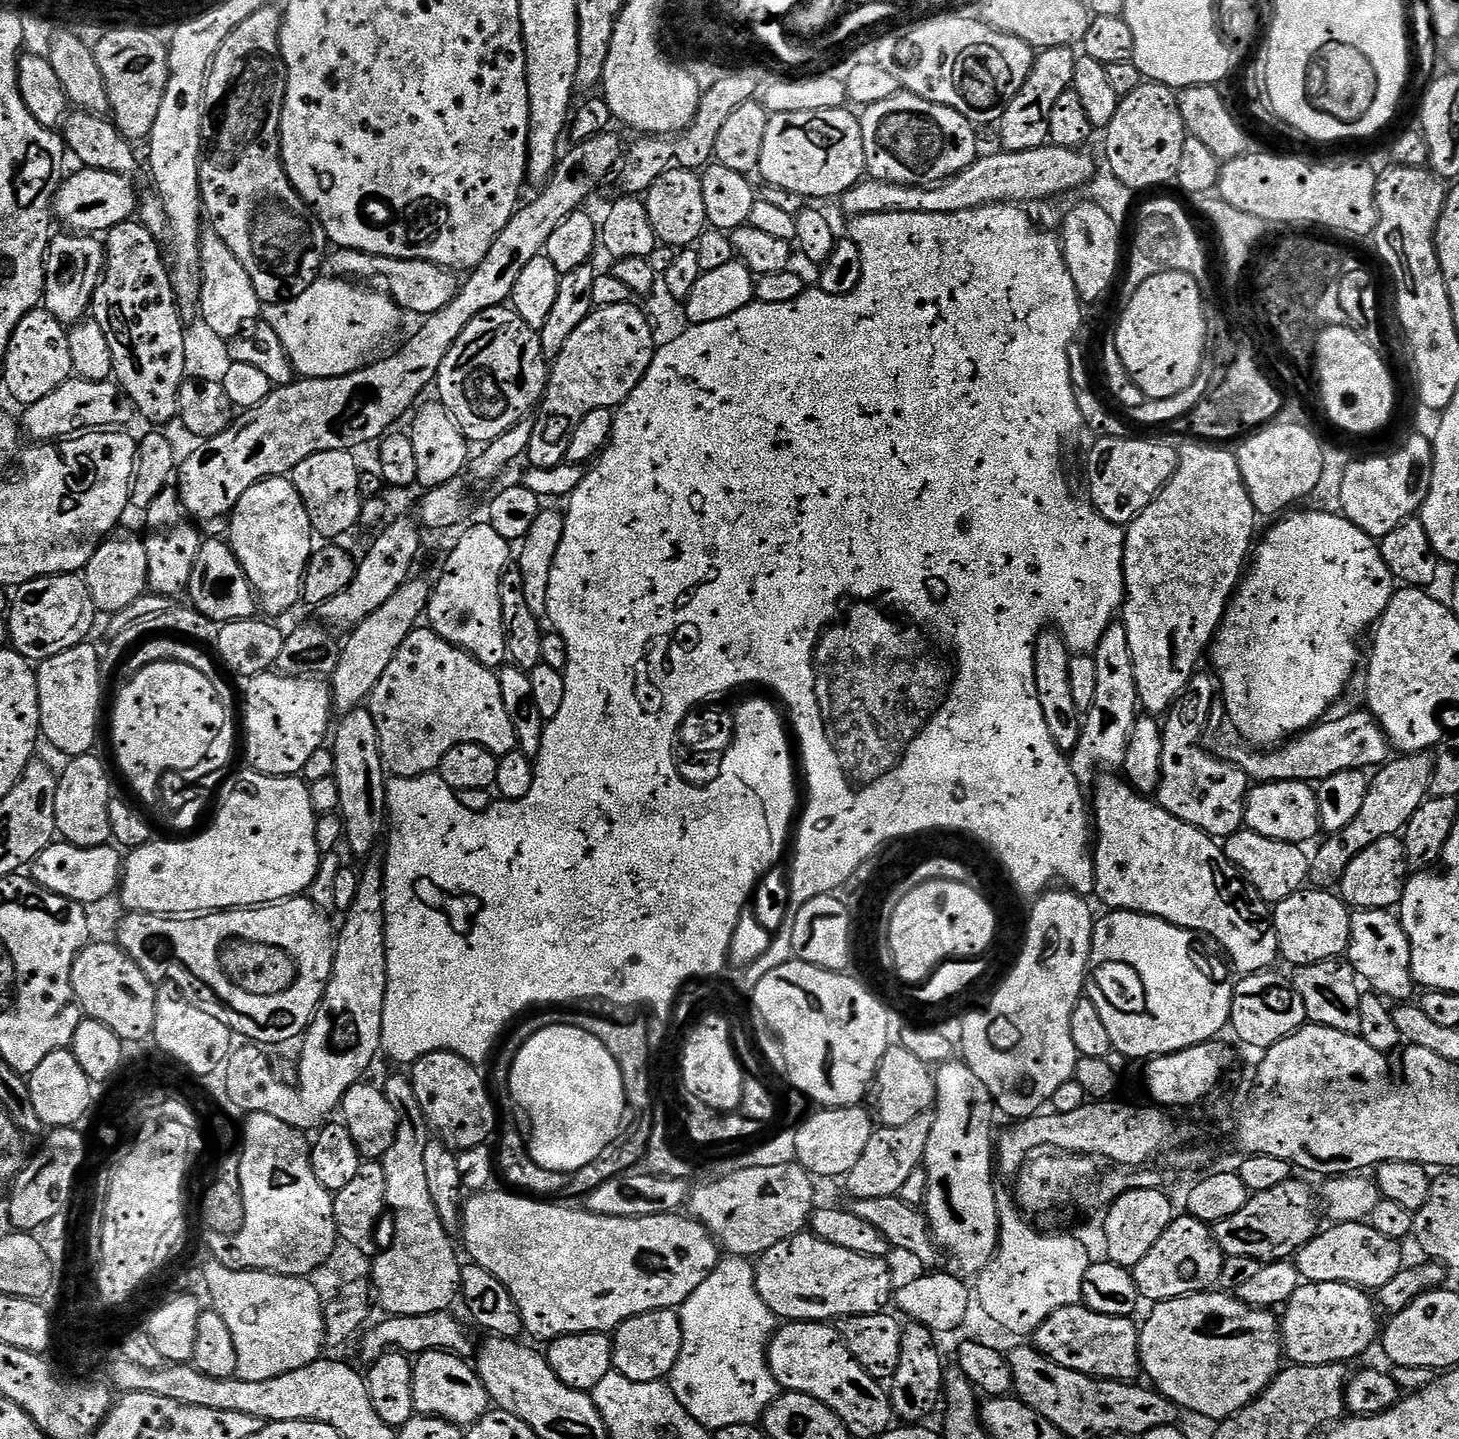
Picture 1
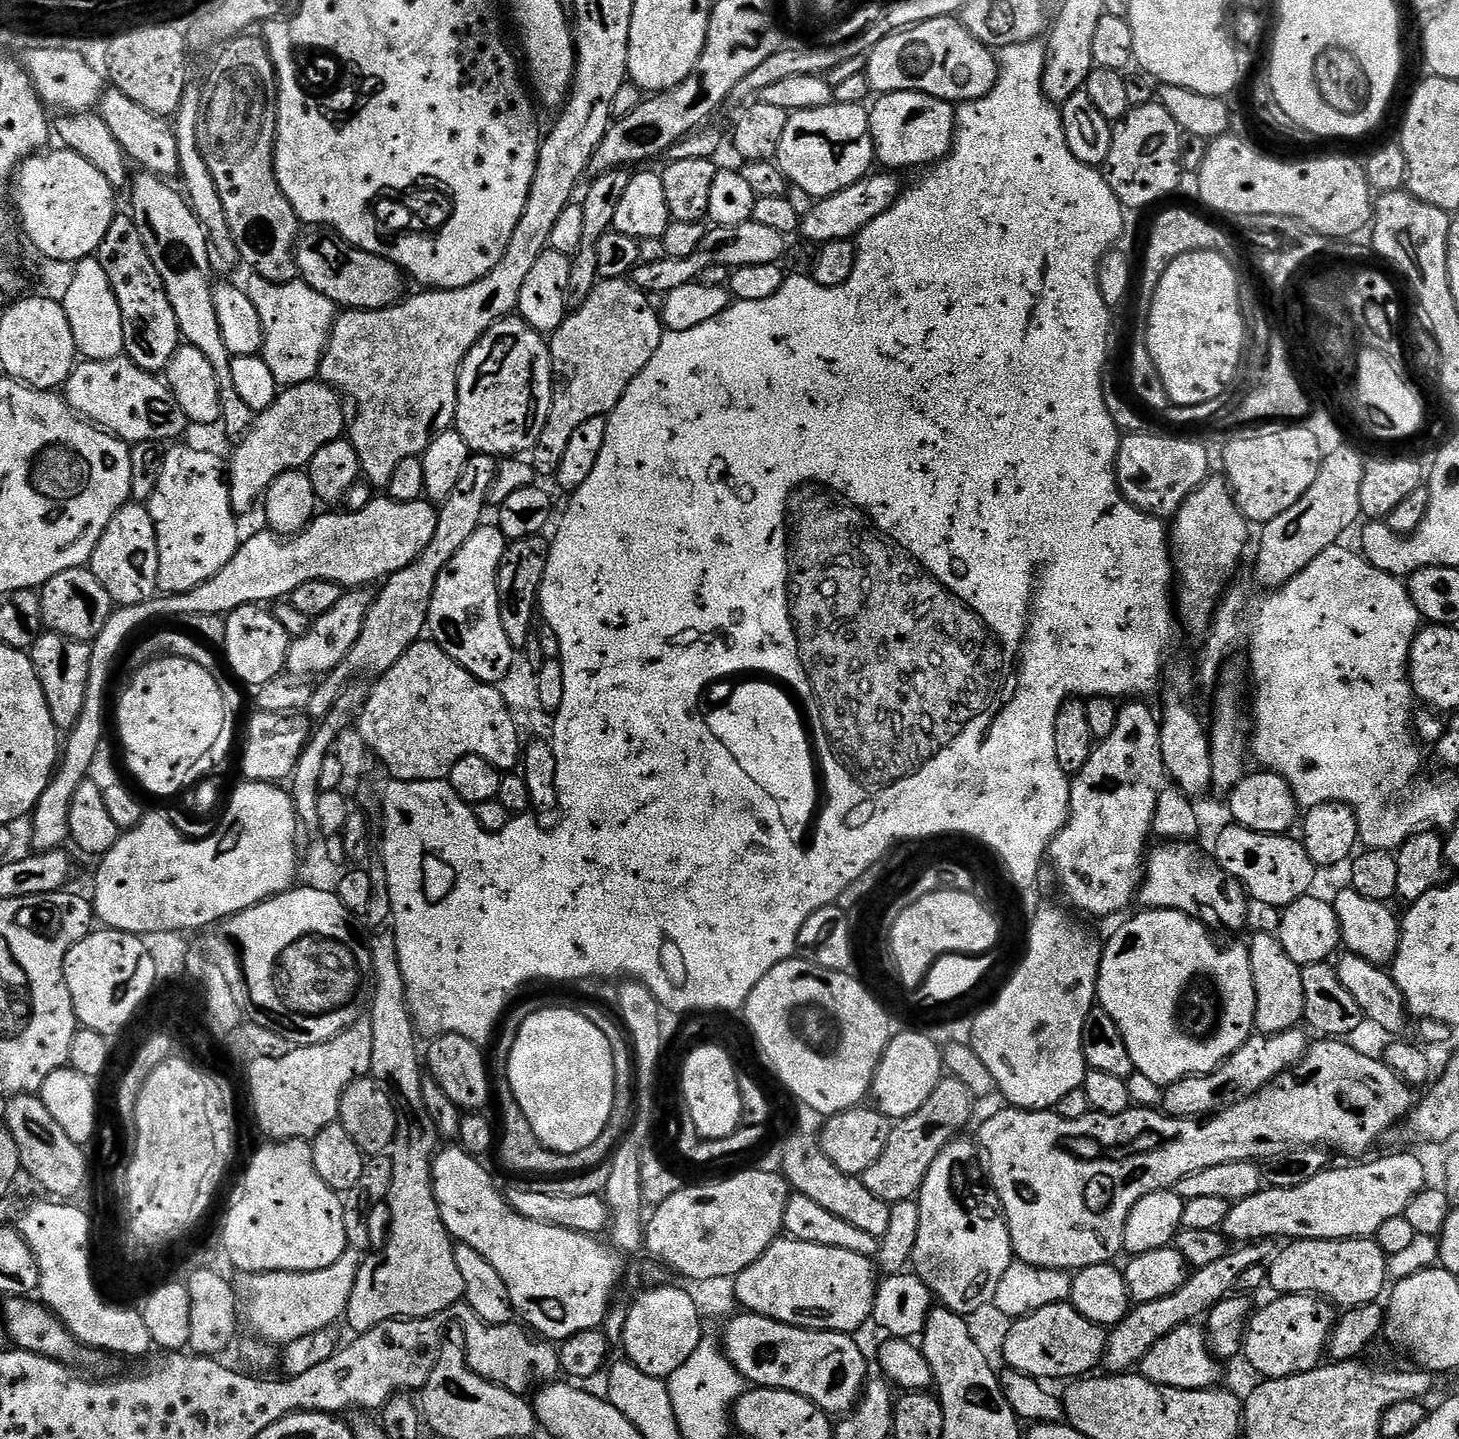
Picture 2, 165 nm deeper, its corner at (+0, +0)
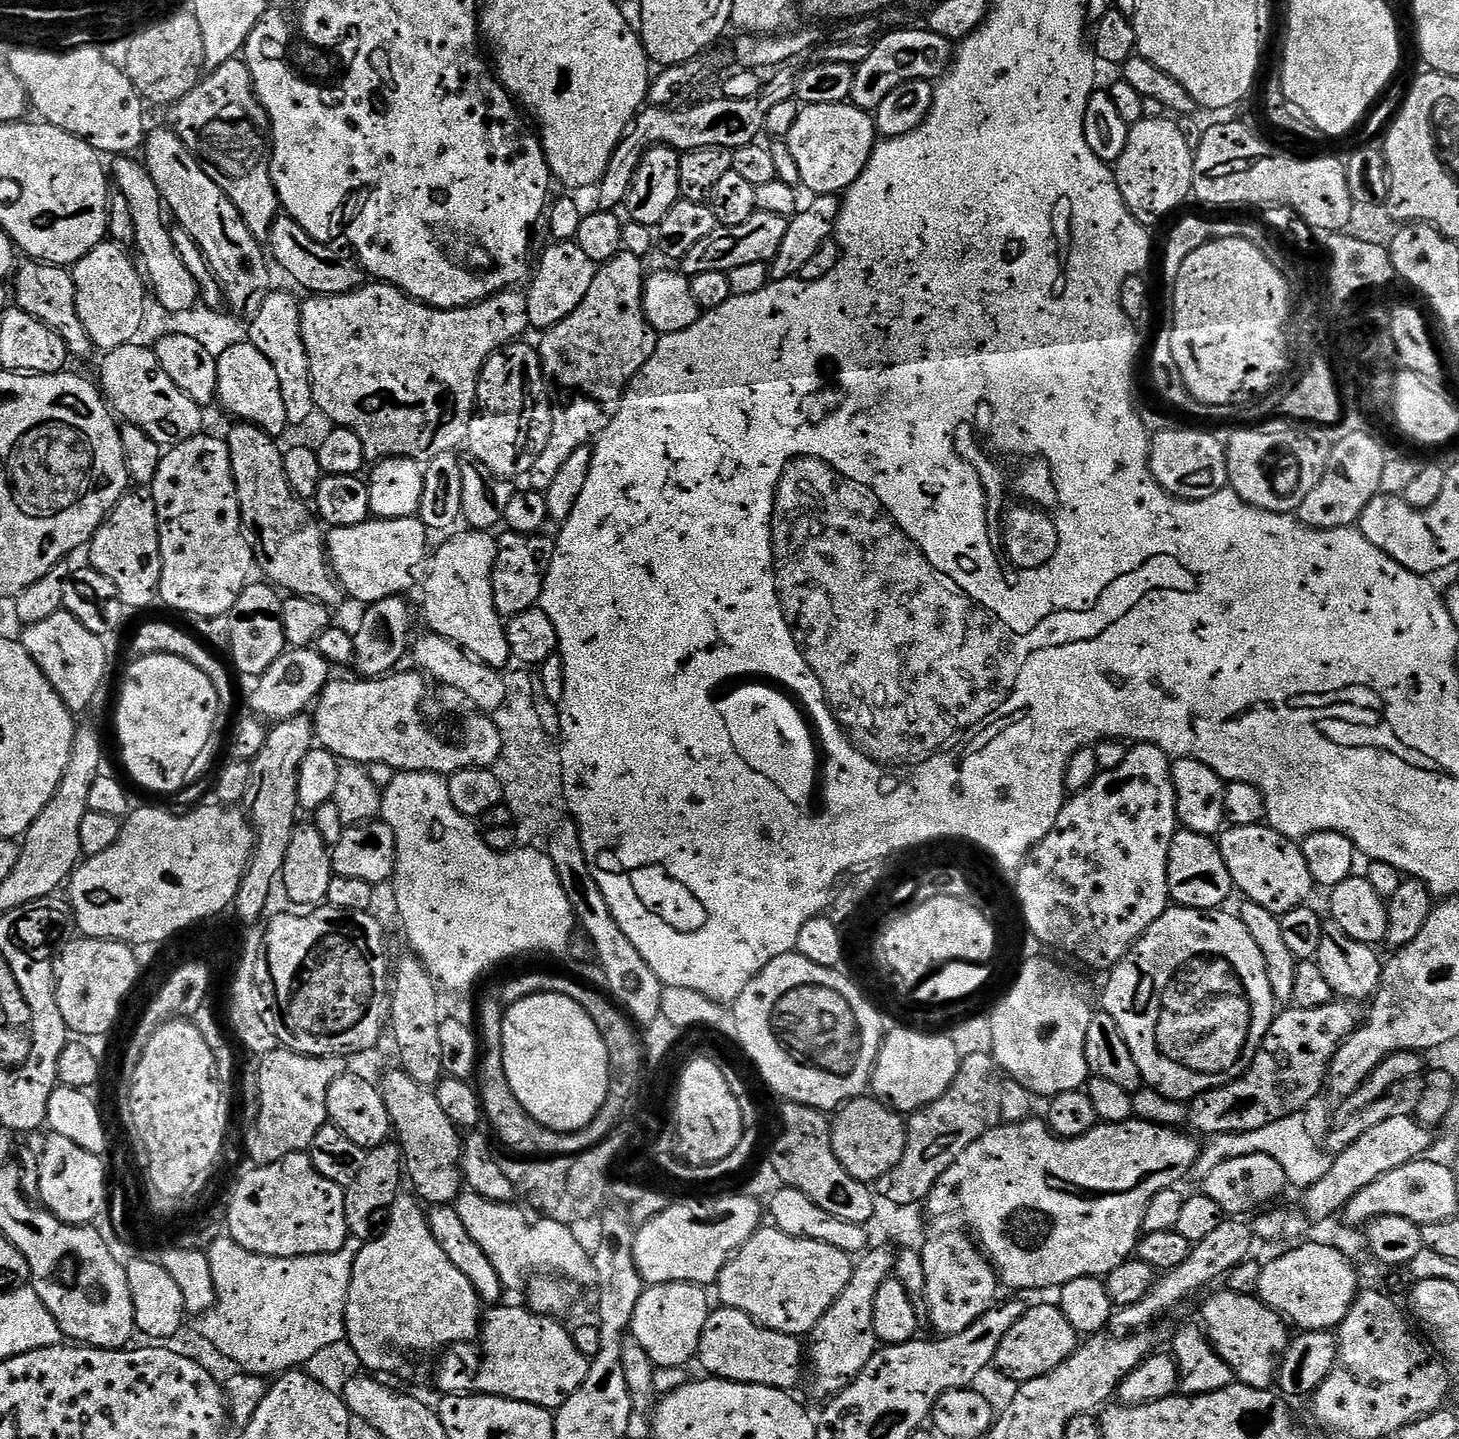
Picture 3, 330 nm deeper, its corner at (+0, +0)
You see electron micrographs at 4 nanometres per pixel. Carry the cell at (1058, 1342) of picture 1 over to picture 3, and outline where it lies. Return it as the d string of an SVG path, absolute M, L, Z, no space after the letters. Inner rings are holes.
M1055 1303L1040 1304L1037 1308L1025 1310L1022 1318L1018 1318L1018 1322L1006 1330L1006 1338L1002 1338L996 1351L994 1368L1006 1379L1016 1380L1017 1385L1022 1385L1042 1374L1050 1374L1054 1366L1062 1366L1066 1358L1076 1353L1077 1347L1078 1333L1074 1326L1070 1326L1070 1322L1066 1322L1066 1314L1062 1314Z

